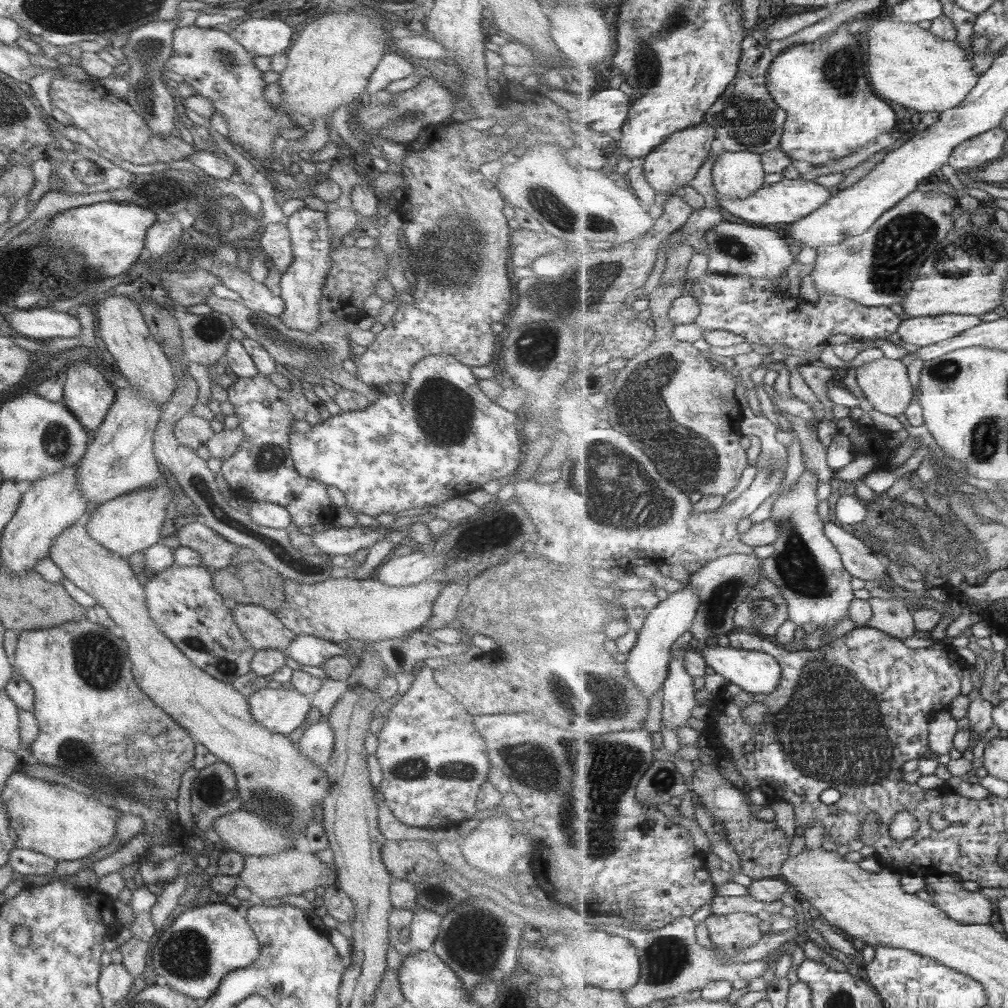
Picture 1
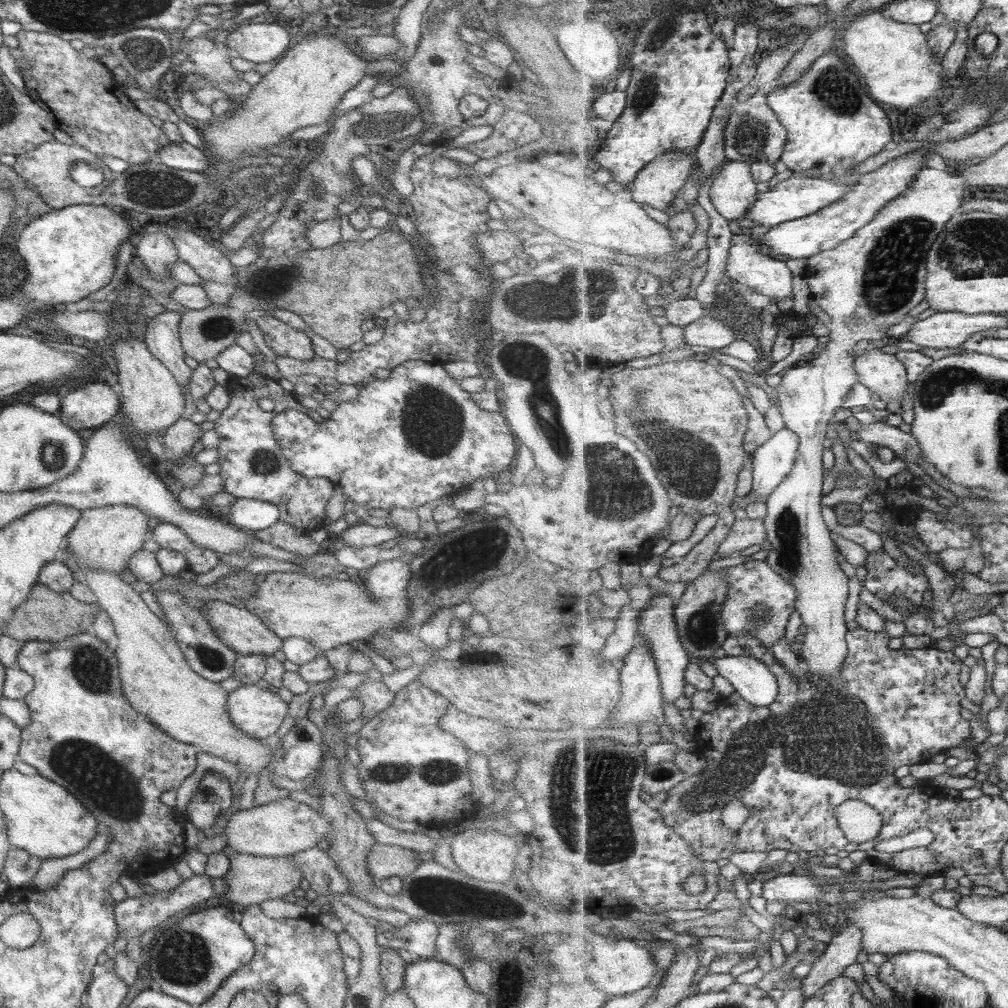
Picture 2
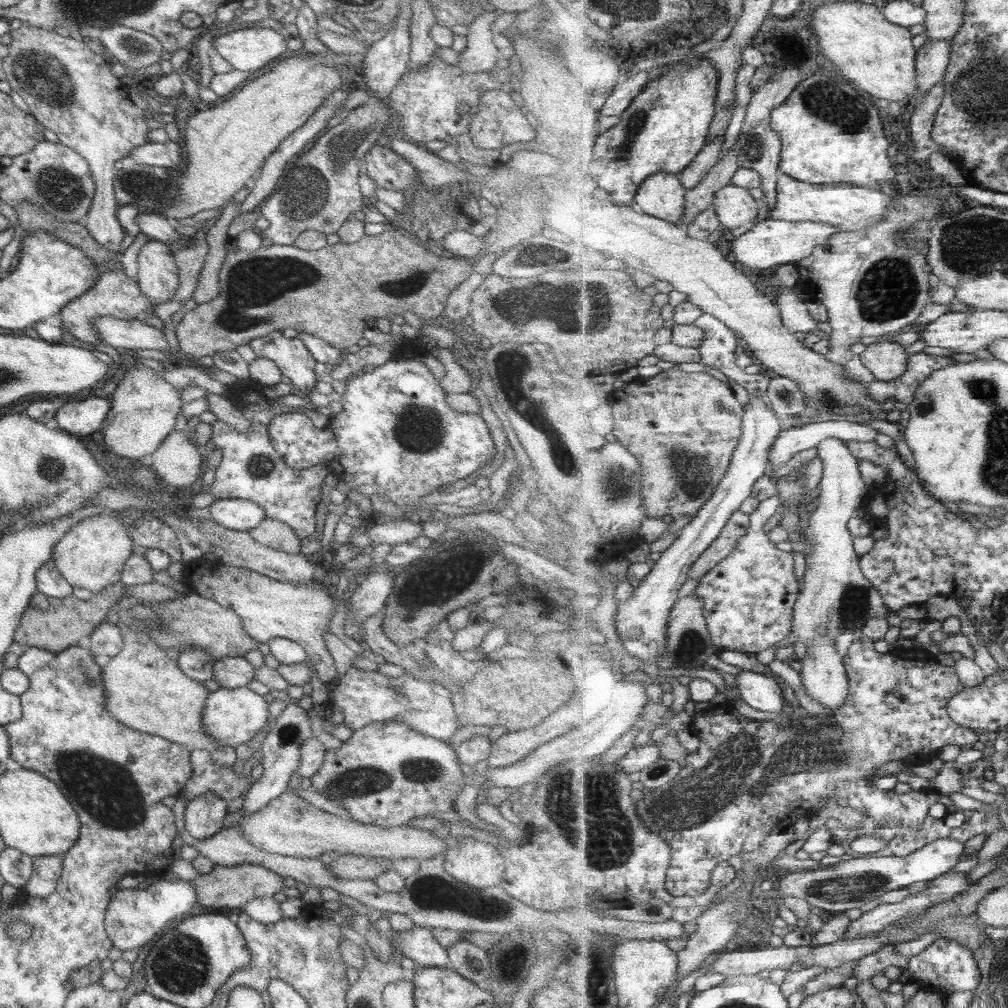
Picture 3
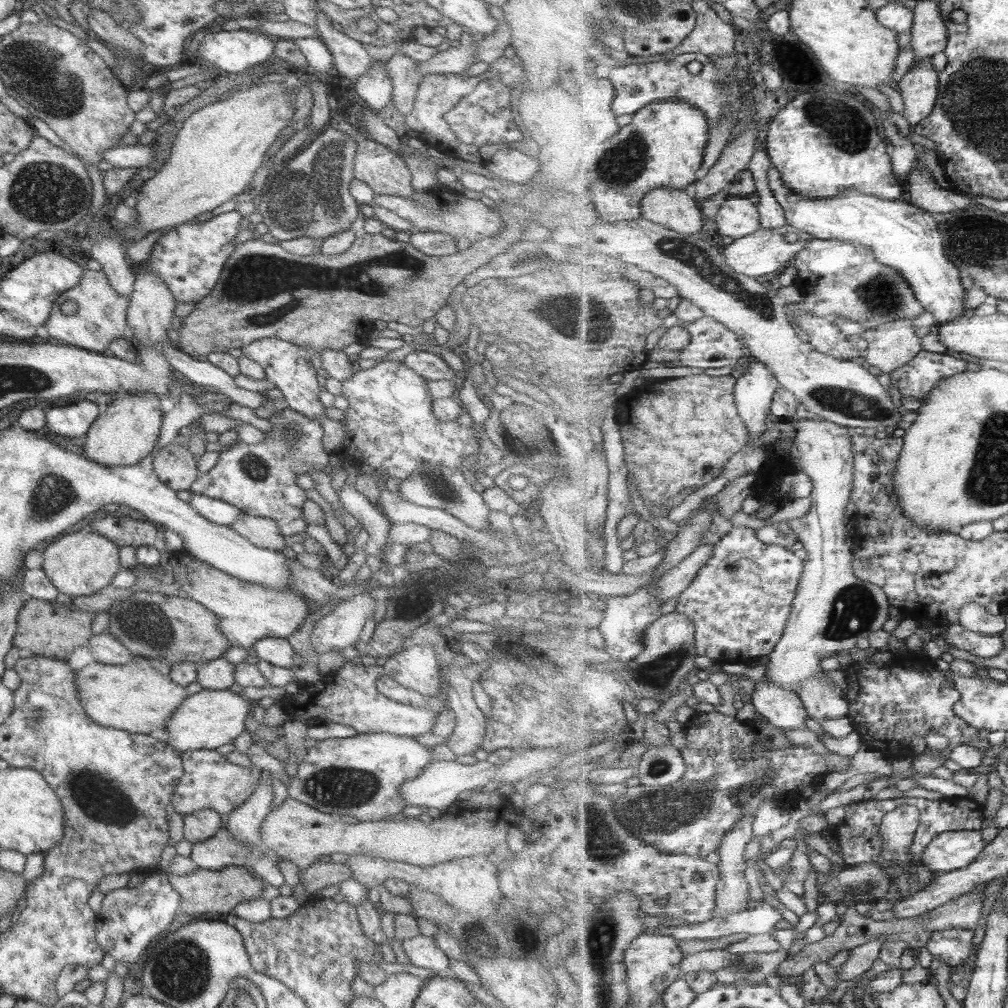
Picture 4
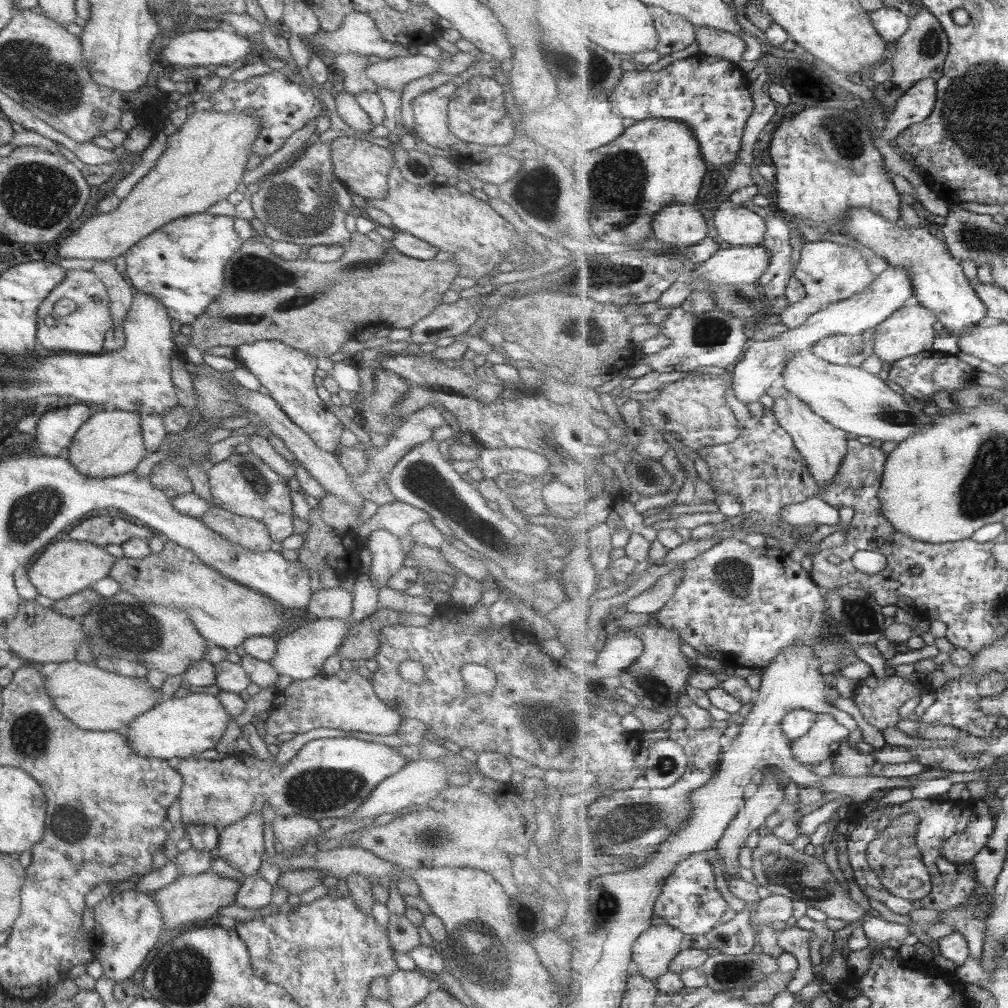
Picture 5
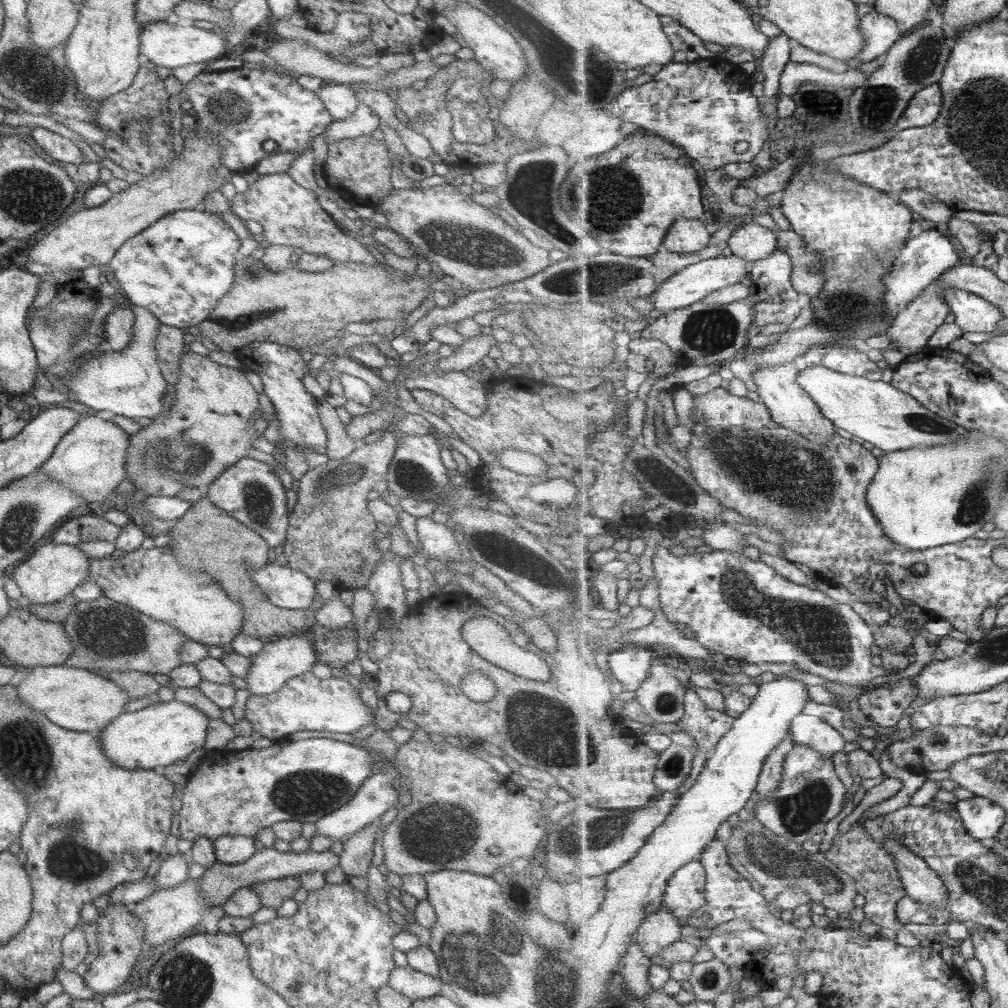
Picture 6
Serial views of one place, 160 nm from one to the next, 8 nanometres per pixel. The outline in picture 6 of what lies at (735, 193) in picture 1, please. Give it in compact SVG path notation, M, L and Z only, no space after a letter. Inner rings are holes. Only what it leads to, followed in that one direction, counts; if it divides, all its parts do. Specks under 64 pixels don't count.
M757 222L739 225L729 239L731 252L748 263L759 262L777 252L777 234Z

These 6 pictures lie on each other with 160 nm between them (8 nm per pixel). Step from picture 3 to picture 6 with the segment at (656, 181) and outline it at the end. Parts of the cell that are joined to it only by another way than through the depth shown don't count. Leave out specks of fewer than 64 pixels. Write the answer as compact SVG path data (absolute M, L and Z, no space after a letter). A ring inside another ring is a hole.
M681 217L670 226L664 246L670 252L699 254L710 245L712 236L701 220Z

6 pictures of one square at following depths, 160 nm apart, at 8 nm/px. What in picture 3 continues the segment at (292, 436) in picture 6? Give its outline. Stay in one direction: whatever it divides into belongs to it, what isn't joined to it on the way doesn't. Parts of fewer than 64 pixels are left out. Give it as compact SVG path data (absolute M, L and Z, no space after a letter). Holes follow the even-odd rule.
M269 332L248 343L257 358L275 363L281 375L289 378L297 392L303 393L309 402L317 380L313 366L314 358L307 352L300 339L285 338L282 332Z

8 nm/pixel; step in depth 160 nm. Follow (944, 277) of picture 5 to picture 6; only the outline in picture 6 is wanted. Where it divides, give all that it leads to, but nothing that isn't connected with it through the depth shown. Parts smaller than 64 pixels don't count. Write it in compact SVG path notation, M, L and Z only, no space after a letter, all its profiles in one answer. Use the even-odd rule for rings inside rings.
M953 288L939 289L947 299L947 305L955 316L955 323L966 332L992 333L999 332L997 324L1003 320L1001 309L985 298L971 294L967 290Z

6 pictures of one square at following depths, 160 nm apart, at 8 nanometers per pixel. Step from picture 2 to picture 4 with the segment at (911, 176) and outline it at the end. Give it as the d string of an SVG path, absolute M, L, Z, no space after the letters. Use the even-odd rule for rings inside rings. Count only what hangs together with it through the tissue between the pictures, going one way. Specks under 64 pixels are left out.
M789 224L776 229L762 227L757 233L734 239L732 243L724 246L722 254L725 256L727 265L731 266L735 272L757 278L773 272L783 272L813 239L814 236L811 233L795 229Z

